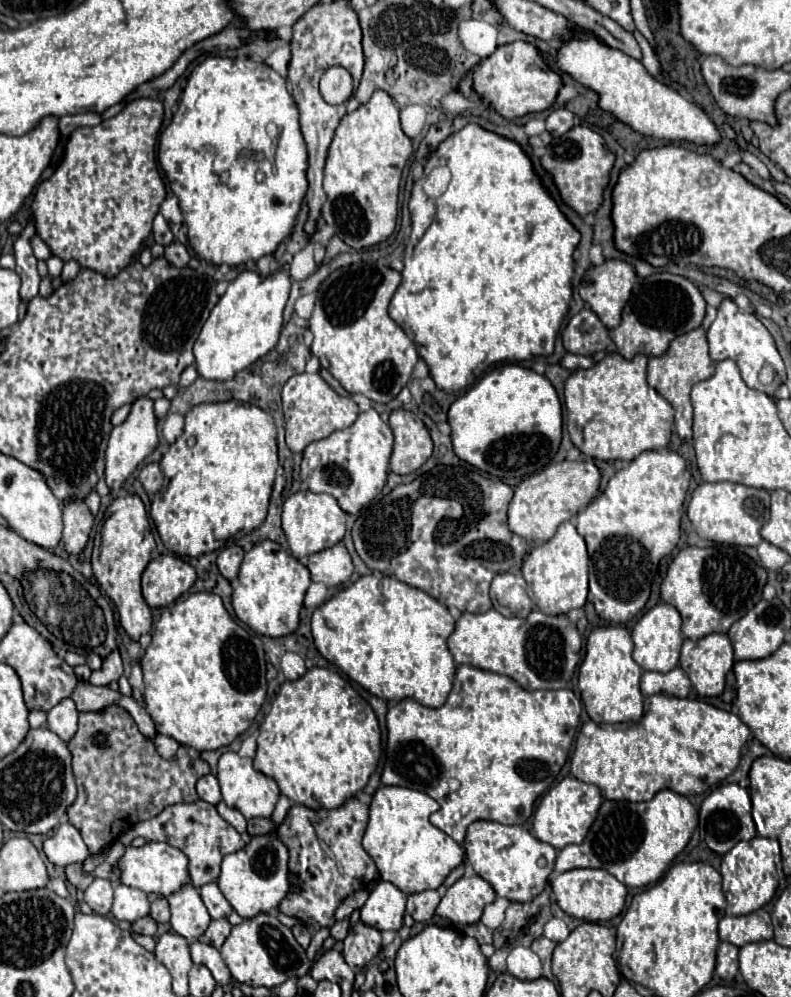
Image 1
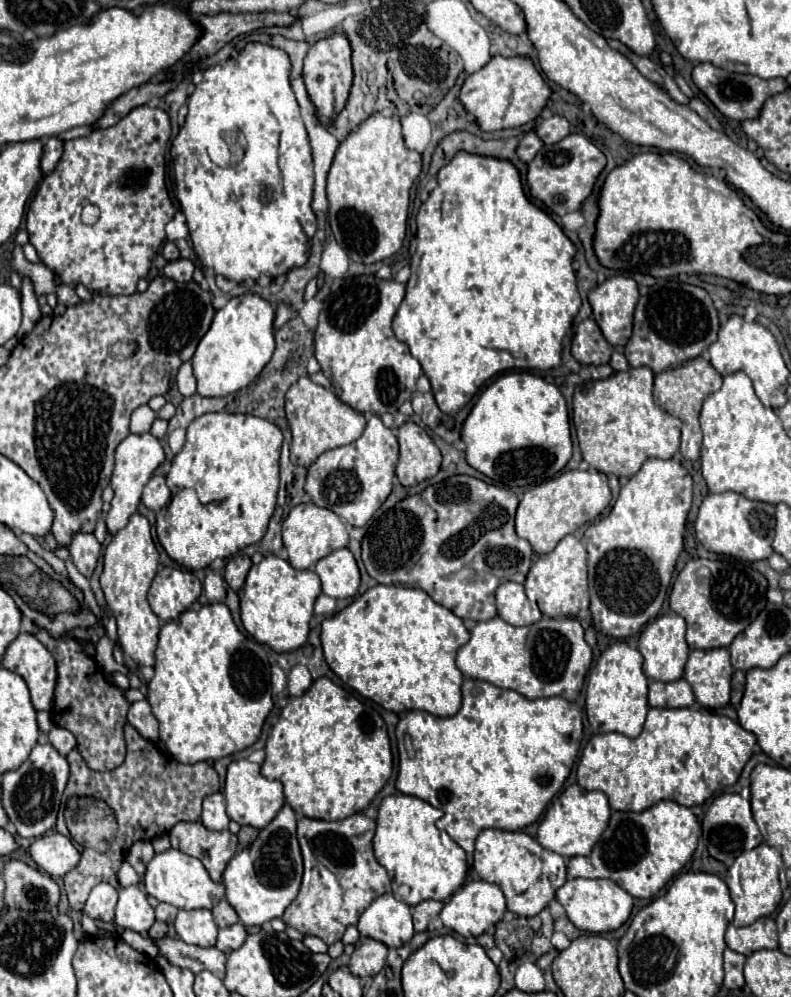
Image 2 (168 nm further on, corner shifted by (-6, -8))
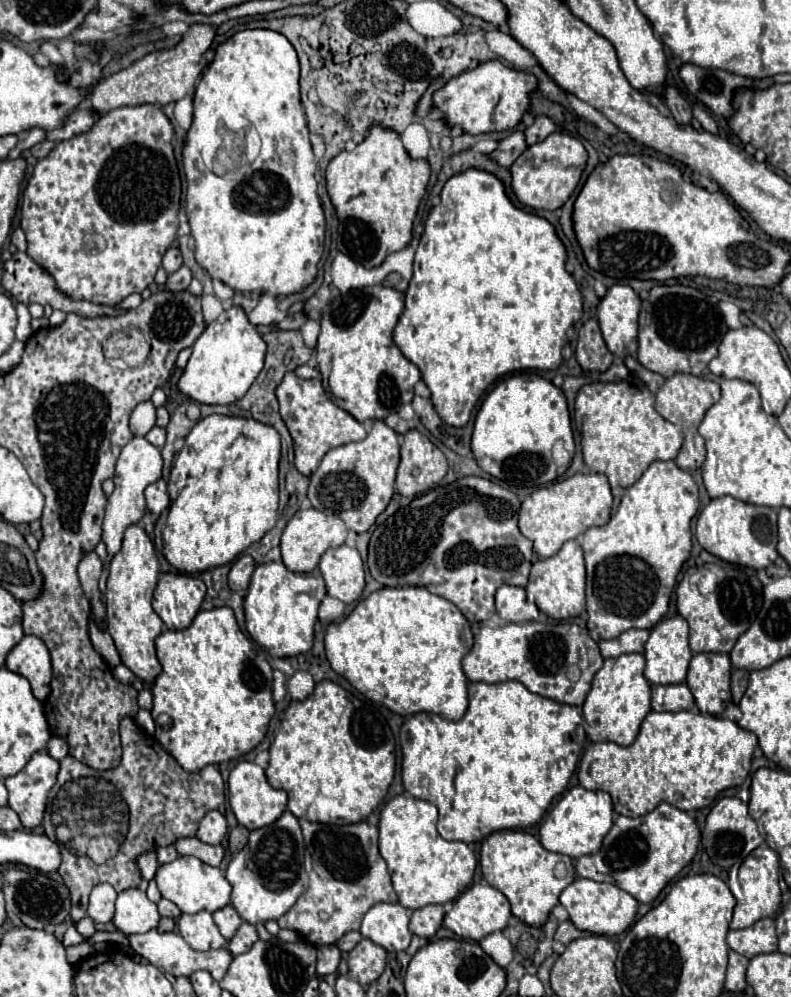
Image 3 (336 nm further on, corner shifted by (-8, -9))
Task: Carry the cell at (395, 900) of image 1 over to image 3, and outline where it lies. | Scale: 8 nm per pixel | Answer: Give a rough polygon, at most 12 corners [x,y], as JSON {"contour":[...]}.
{"contour":[[378,903],[360,933],[386,951],[410,945],[410,911]]}

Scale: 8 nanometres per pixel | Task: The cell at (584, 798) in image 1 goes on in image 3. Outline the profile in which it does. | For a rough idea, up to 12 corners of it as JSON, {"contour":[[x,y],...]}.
{"contour":[[572,787],[542,821],[540,843],[594,855],[612,827],[606,791]]}

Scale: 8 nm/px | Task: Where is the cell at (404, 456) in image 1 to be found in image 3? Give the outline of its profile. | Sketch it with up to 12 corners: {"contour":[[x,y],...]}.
{"contour":[[416,429],[404,435],[396,489],[414,497],[448,473],[446,455]]}

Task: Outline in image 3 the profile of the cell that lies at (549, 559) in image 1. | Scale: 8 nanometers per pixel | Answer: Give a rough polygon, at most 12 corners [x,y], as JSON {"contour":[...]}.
{"contour":[[578,541],[532,565],[527,600],[550,619],[586,607]]}

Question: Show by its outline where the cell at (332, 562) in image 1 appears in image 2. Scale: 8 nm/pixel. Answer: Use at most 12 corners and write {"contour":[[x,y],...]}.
{"contour":[[348,548],[318,560],[316,574],[330,598],[350,598],[360,572]]}

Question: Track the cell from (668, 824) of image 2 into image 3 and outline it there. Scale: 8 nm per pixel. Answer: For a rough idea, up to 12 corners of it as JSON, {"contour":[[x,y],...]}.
{"contour":[[668,803],[618,815],[580,877],[652,903],[694,859],[700,829]]}

